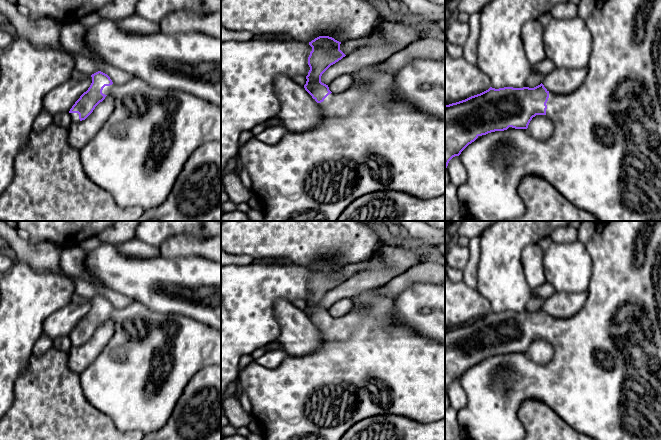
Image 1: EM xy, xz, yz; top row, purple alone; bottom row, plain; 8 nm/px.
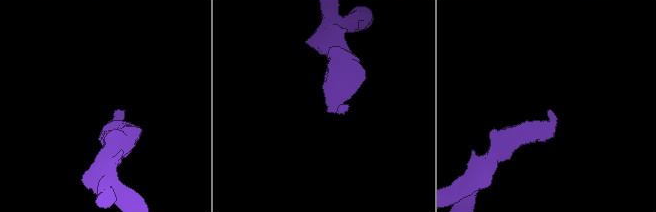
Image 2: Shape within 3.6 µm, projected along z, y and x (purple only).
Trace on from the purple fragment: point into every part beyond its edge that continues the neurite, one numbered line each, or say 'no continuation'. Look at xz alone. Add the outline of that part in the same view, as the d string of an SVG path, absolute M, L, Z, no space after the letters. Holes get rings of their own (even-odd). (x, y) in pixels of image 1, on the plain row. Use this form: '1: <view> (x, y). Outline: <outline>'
1: xz (367, 366). Outline: M380 287L362 291L352 298L351 311L340 318L329 318L323 326L319 327L323 344L314 353L297 357L288 356L277 368L268 369L255 361L249 363L240 373L239 381L252 404L252 417L263 428L264 440L340 440L345 432L357 422L379 415L404 416L422 424L436 422L445 418L445 343L428 340L419 336L406 324L393 324L387 321L389 311L382 307L385 297L380 293Z

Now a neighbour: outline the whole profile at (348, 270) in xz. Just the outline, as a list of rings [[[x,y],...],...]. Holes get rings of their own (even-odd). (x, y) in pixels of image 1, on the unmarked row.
[[[374,254],[363,259],[361,262],[346,264],[344,266],[341,266],[340,274],[345,279],[348,279],[352,277],[353,275],[355,275],[357,272],[369,268],[373,260],[374,260]]]

